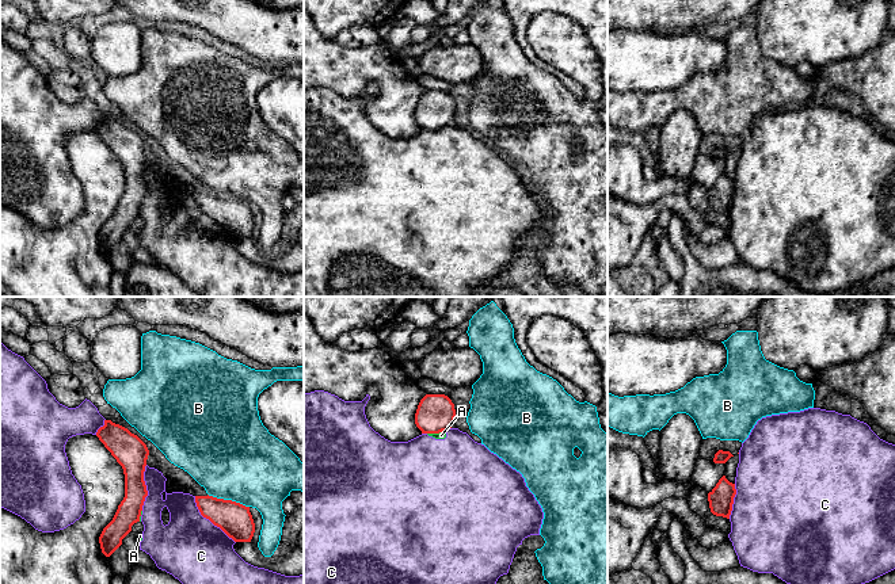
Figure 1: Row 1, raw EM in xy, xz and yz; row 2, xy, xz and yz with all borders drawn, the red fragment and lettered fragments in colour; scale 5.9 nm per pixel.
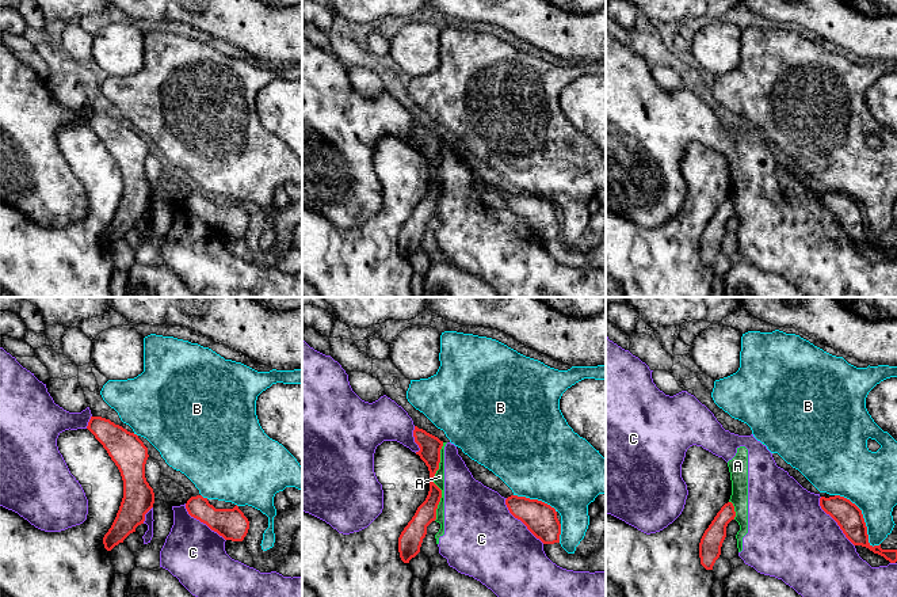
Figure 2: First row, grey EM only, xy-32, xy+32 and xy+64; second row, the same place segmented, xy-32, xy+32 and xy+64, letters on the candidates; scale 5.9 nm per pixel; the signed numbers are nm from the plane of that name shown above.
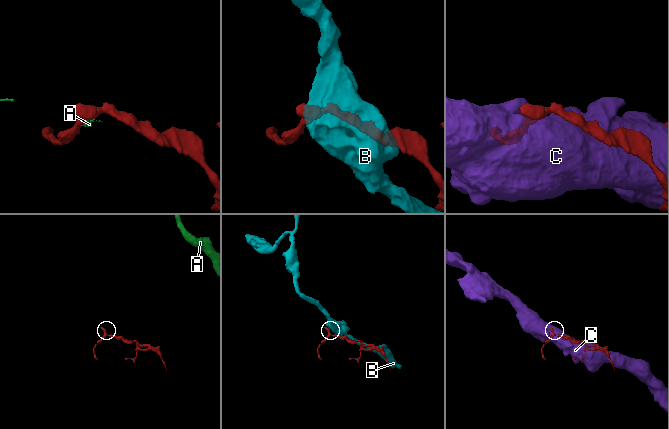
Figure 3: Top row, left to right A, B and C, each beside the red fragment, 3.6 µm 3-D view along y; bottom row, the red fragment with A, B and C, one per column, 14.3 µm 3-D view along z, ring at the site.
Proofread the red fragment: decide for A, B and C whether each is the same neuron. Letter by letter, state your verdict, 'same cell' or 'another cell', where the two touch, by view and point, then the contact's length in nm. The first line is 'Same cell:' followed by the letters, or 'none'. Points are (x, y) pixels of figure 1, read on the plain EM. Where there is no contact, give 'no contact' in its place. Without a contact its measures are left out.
Same cell: none
A: another cell; contact xz (435, 129); length 110 nm
B: another cell; contact xy (228, 197); length 260 nm
C: another cell; contact xy (209, 216); length 380 nm

